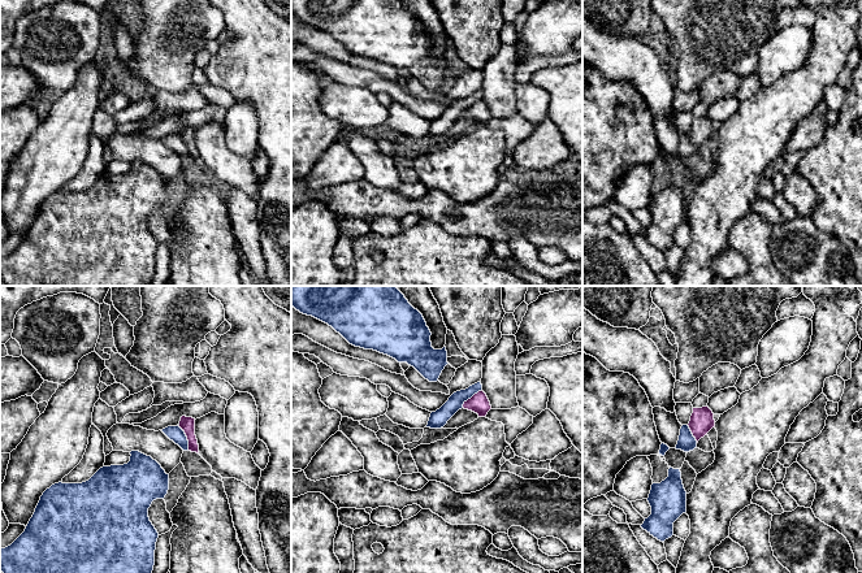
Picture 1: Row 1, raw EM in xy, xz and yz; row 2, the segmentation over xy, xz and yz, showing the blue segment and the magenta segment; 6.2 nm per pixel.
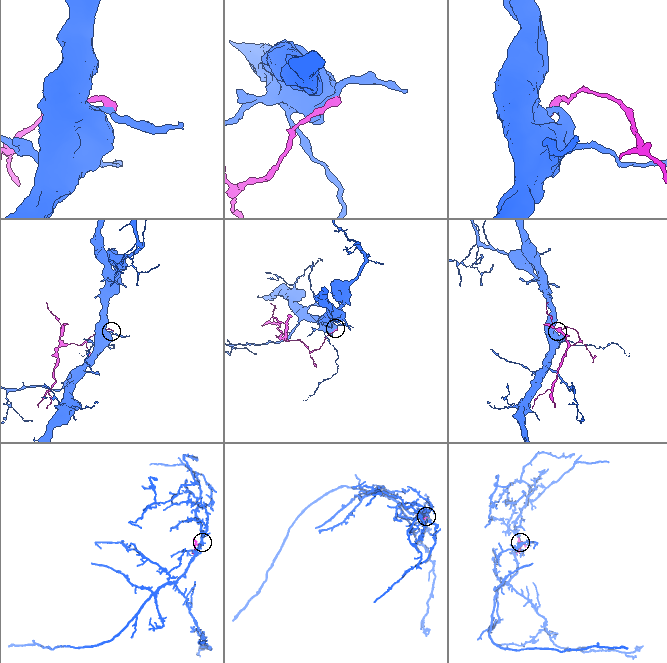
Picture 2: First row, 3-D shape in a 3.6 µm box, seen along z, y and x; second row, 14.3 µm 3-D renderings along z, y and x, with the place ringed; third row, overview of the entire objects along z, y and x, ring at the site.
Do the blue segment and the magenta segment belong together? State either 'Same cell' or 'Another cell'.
Another cell

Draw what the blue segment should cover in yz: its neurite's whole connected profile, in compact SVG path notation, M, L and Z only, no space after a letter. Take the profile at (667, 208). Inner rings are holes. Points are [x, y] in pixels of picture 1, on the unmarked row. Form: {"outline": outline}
{"outline": "M670 175L668 186L653 192L647 207L651 223L641 236L660 251L673 244L673 231L686 221L686 200L680 178Z"}

